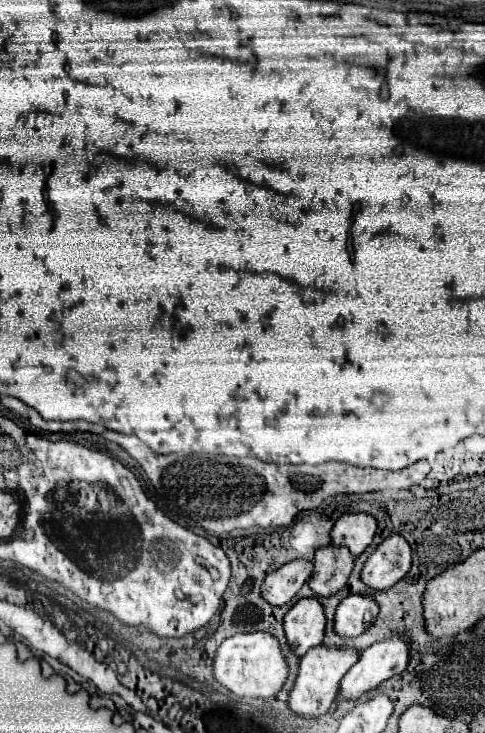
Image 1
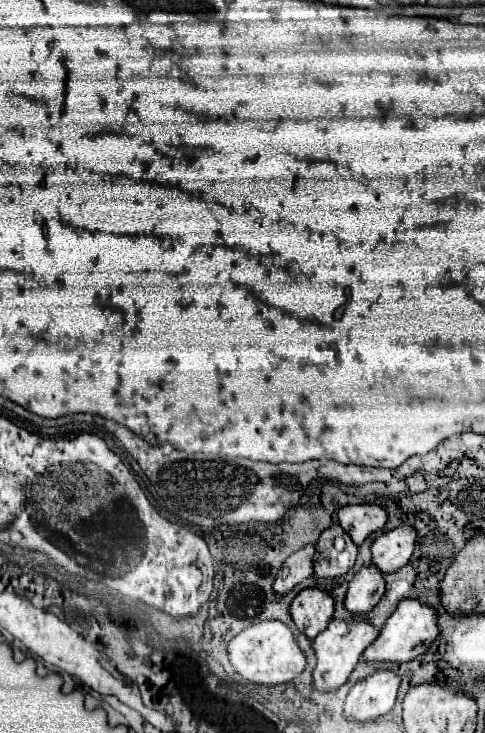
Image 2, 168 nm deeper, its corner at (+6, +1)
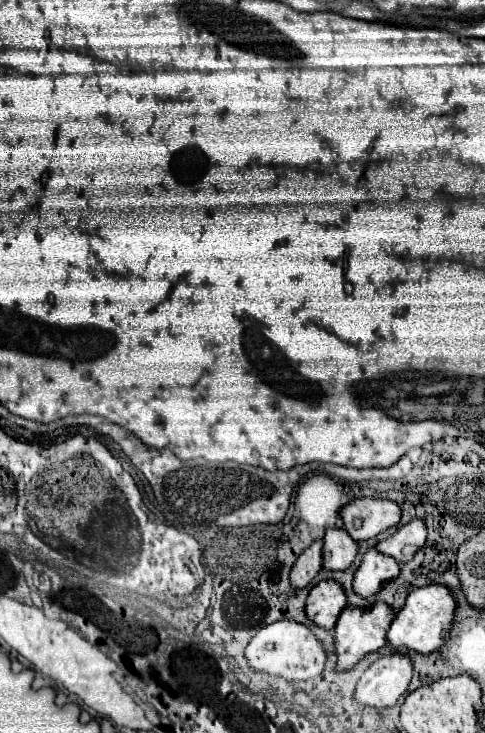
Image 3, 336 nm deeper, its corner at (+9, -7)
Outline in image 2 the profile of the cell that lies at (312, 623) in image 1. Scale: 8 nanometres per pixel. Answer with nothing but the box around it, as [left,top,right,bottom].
[289,589,333,639]

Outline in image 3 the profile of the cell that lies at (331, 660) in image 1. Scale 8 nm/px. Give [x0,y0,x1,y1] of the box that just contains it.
[336,601,396,671]

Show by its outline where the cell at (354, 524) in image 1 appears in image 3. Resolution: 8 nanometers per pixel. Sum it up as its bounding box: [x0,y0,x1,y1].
[340,497,402,541]

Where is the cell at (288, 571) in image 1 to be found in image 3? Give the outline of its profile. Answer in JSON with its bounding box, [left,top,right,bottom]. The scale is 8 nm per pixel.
[290,539,322,589]

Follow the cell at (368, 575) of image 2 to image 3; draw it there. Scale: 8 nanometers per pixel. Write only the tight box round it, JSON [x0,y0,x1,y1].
[354,547,398,597]

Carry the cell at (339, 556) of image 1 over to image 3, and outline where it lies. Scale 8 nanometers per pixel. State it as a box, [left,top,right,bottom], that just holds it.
[324,529,358,571]

